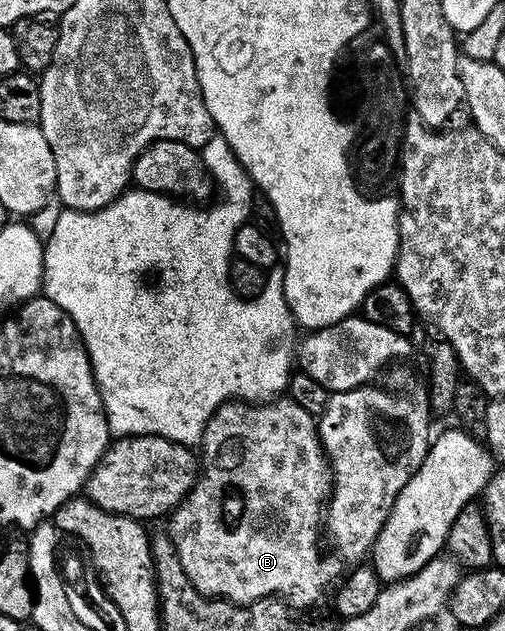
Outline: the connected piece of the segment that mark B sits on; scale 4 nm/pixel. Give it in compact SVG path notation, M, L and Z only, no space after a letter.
M275 398L270 402L228 402L218 408L215 413L211 415L211 421L205 426L203 431L203 439L201 441L201 449L203 448L203 456L201 452L201 467L199 470L199 479L191 487L191 493L175 507L174 512L170 513L169 521L171 520L171 529L169 535L177 558L181 562L181 570L185 570L185 578L189 578L189 582L193 582L193 586L202 596L210 596L220 600L232 600L234 604L252 604L258 600L266 600L268 598L278 598L286 602L292 609L307 608L319 595L323 592L323 587L331 580L331 575L334 574L335 568L327 560L319 560L319 528L321 532L321 525L325 520L325 505L328 503L333 477L331 474L331 463L327 460L326 454L323 452L323 444L319 441L319 430L317 427L316 417L311 416L305 410L301 410L301 406L297 406L297 402L293 402L290 398Z

